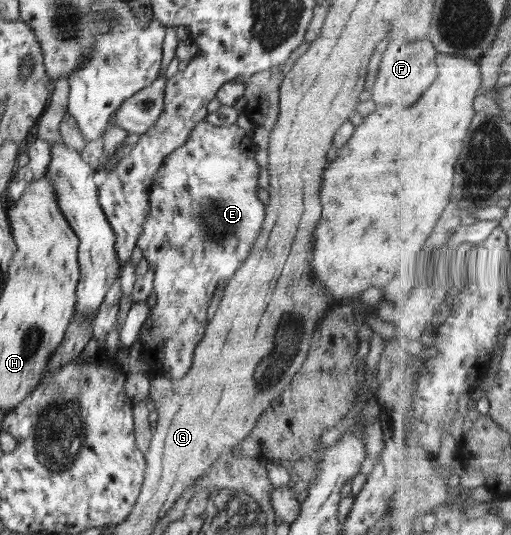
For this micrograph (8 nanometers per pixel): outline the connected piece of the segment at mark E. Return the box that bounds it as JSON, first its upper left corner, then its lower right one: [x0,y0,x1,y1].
[136,117,265,380]

